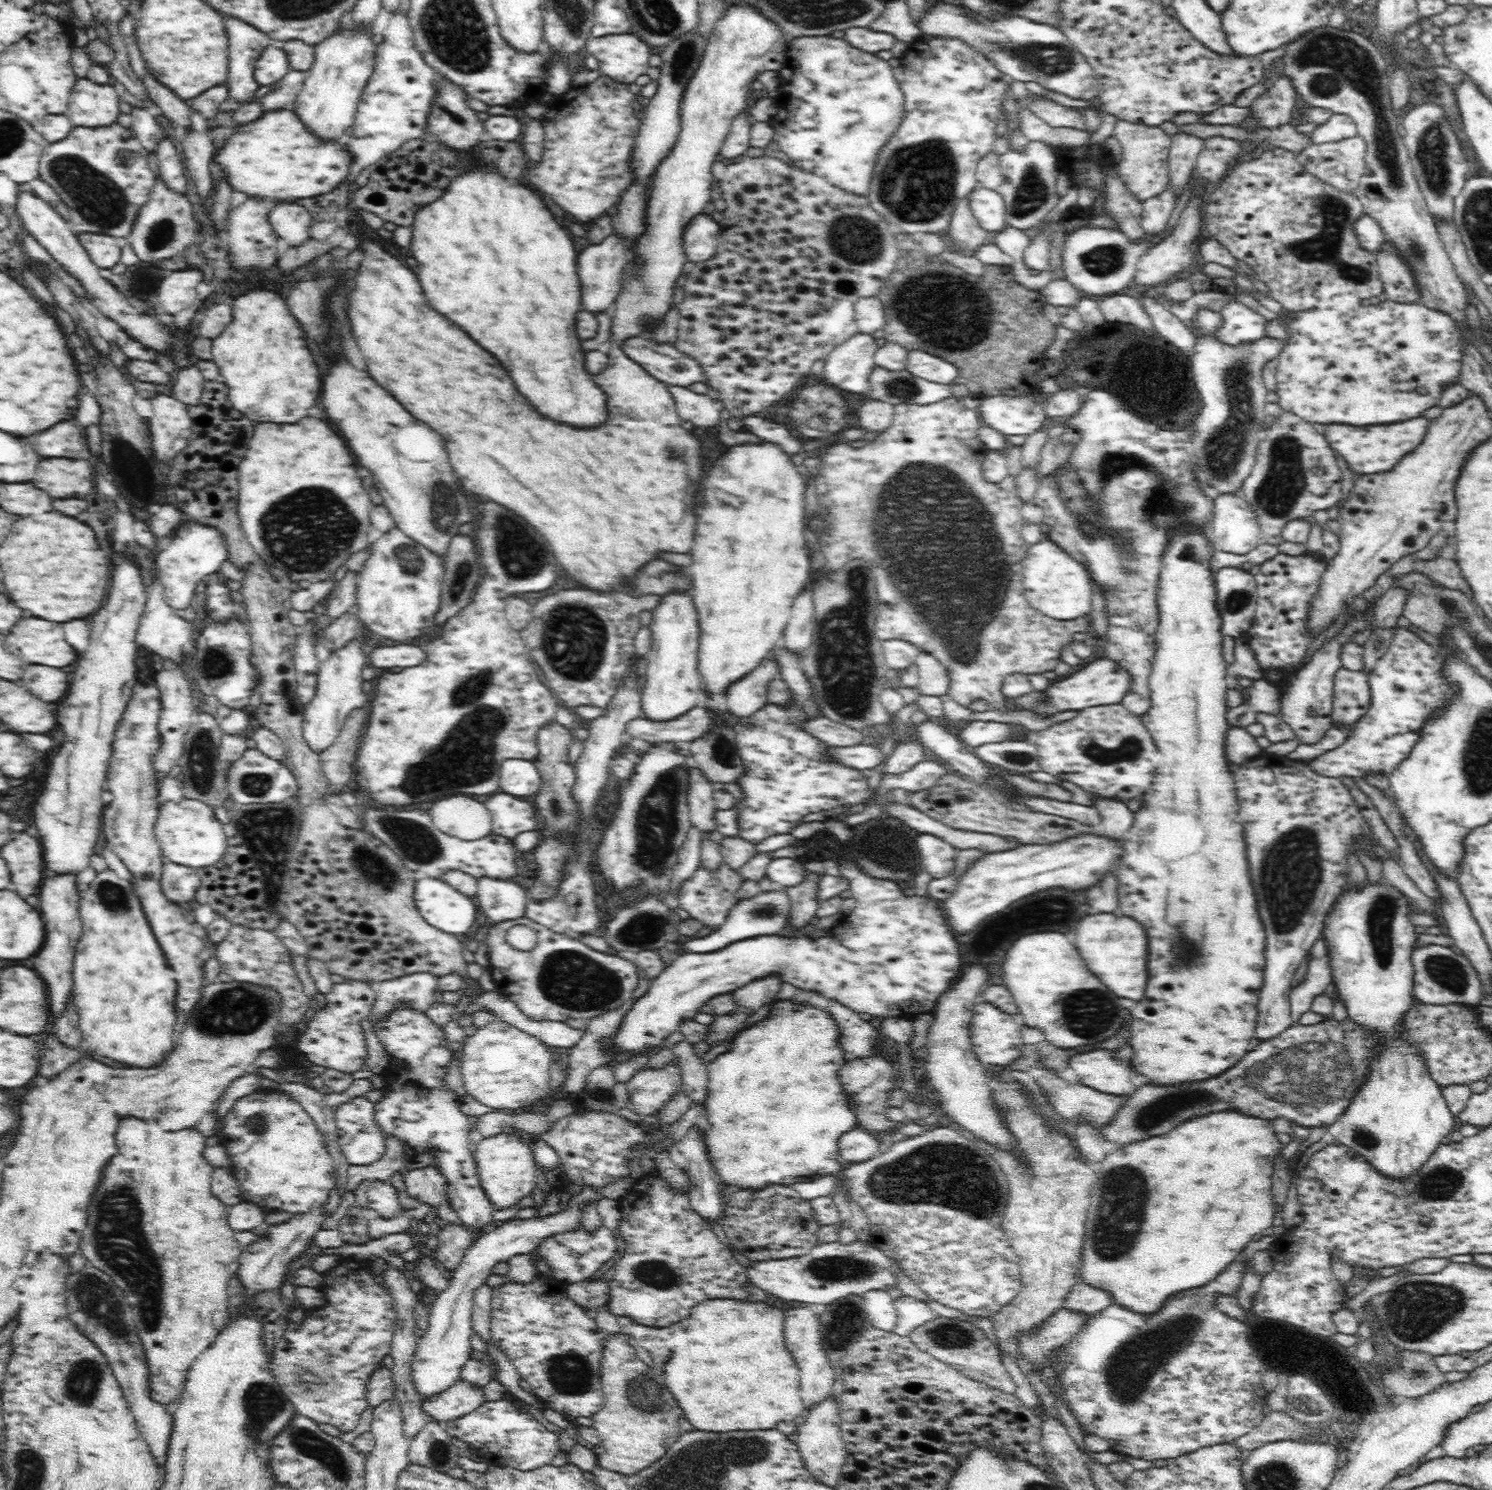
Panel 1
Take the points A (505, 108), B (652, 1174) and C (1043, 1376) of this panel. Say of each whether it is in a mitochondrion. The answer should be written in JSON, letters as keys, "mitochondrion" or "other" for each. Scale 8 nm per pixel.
{"A":"other","B":"other","C":"other"}

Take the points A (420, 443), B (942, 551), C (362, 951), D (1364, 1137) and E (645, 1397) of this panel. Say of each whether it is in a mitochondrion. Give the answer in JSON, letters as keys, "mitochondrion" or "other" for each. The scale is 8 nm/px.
{"A":"other","B":"mitochondrion","C":"other","D":"mitochondrion","E":"mitochondrion"}

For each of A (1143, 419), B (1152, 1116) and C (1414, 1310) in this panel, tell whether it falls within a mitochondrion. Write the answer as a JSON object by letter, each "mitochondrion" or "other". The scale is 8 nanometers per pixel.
{"A":"other","B":"mitochondrion","C":"mitochondrion"}

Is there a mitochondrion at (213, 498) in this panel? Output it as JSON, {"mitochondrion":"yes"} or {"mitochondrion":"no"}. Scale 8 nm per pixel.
{"mitochondrion":"no"}

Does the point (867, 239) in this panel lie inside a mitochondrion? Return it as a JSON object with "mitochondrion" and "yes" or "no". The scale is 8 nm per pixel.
{"mitochondrion":"yes"}

